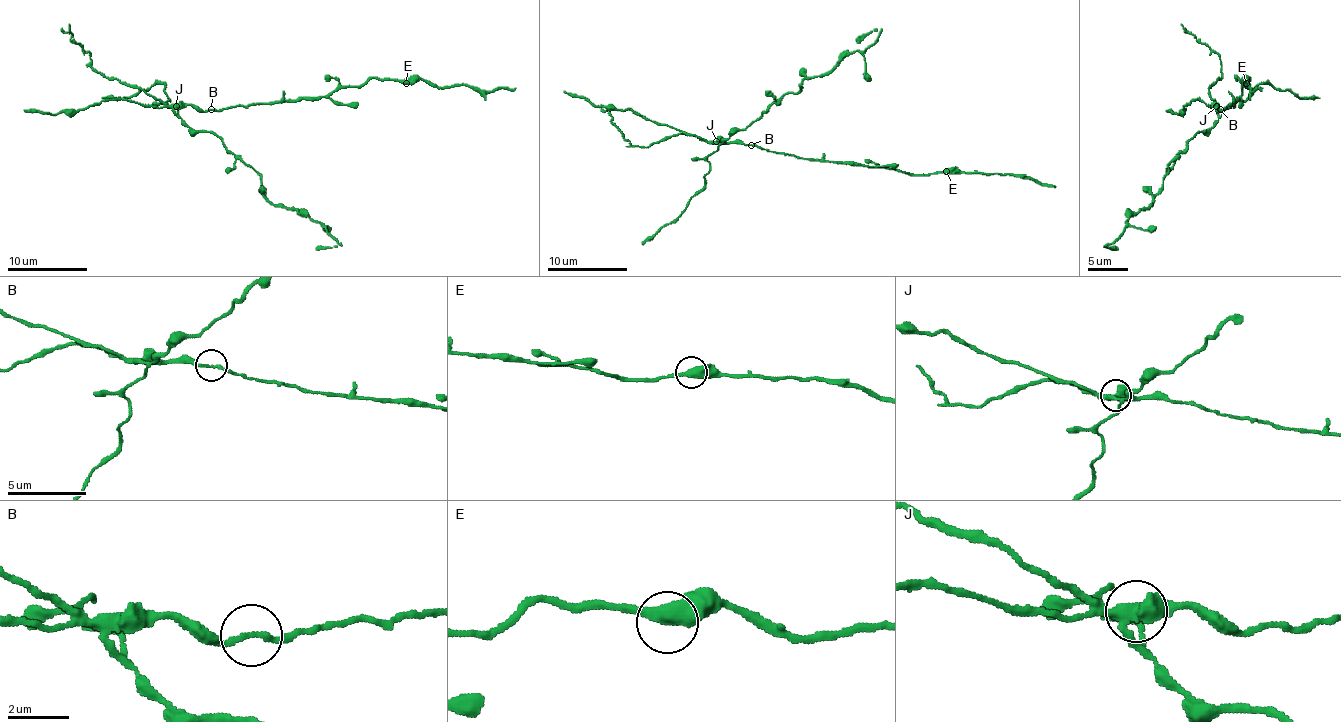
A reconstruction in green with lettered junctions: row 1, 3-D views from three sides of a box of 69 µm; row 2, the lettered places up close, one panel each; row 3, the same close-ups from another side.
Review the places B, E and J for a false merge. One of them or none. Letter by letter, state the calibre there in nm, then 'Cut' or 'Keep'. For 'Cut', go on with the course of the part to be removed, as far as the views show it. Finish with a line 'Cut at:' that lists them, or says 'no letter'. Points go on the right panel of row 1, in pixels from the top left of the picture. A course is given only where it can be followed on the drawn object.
B: Thickness 160 nm. Keep
E: Thickness 480 nm. Keep
J: Thickness 480 nm. Cut. Course of the part to remove: (1216, 105), (1218, 121), (1167, 166), (1151, 204), (1131, 216), (1125, 230), (1107, 244), (1115, 248)
Cut at: J

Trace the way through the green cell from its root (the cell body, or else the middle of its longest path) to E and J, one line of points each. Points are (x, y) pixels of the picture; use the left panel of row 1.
E: (211, 109), (319, 99), (341, 87), (359, 85), (373, 77), (402, 79), (406, 83)
J: (211, 109), (177, 105)

